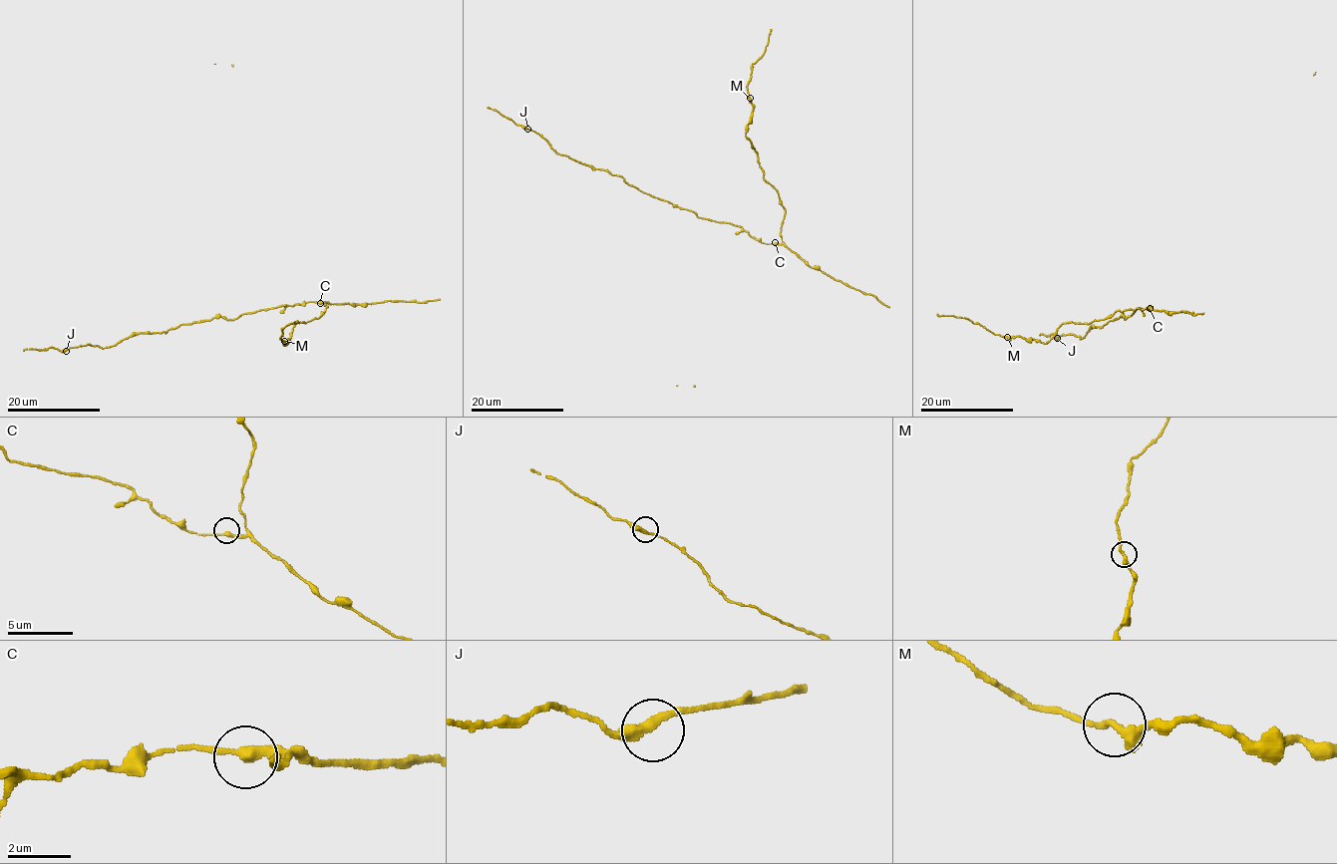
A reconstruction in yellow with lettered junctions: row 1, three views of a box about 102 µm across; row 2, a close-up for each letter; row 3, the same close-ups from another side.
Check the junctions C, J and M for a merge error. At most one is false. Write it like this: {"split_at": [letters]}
{"split_at": []}

